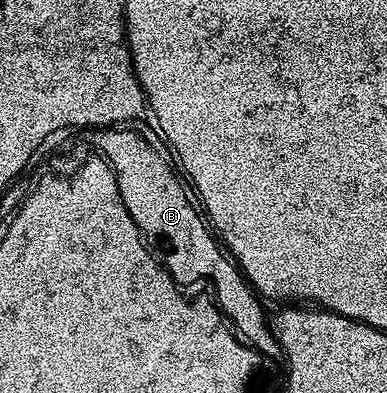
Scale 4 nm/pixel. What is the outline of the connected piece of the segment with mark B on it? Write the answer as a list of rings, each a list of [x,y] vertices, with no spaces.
[[[114,125],[109,130],[110,138],[97,139],[98,146],[101,146],[100,154],[117,173],[119,193],[123,197],[123,205],[127,205],[127,213],[131,213],[135,225],[143,229],[143,233],[147,233],[151,240],[159,241],[163,258],[169,262],[171,276],[183,281],[208,277],[209,263],[217,263],[217,259],[226,254],[219,246],[218,236],[199,210],[198,200],[186,180],[173,172],[174,164],[169,164],[155,144],[148,143],[131,128],[129,125]]]

